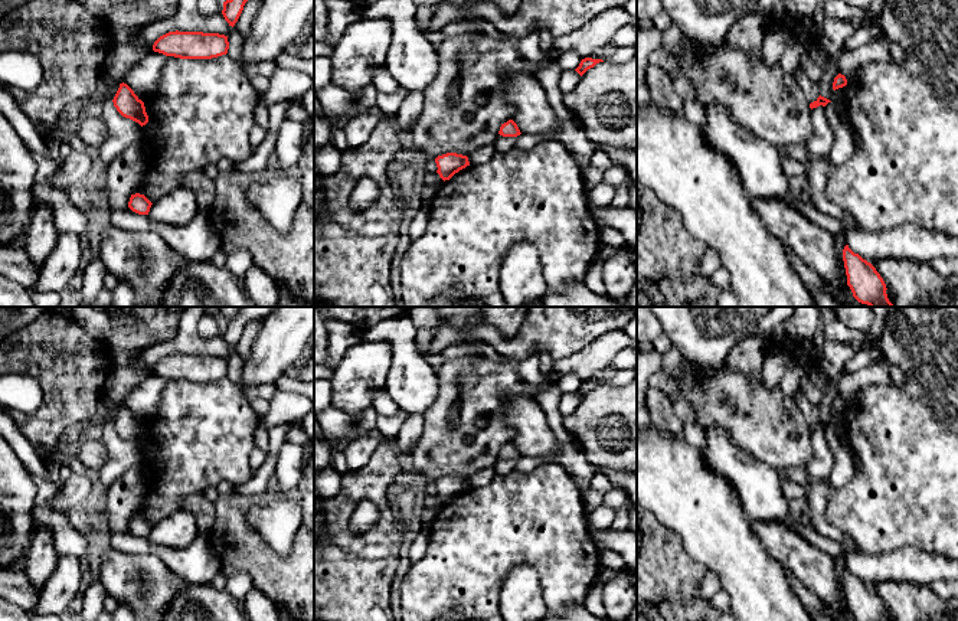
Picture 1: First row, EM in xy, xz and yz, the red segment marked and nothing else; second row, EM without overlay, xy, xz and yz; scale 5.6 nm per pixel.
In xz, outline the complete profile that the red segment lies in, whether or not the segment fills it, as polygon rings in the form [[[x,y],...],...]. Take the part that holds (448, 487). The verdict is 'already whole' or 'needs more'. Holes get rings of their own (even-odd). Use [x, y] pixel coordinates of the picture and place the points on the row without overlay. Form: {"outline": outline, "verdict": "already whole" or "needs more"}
{"outline": [[[447,475],[435,481],[437,496],[445,504],[449,503],[455,496],[470,488],[468,480],[457,475]]], "verdict": "already whole"}

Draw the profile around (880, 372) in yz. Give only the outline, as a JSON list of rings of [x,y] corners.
[[[879,359],[867,367],[841,376],[840,396],[847,399],[869,385],[902,385],[903,382],[905,372],[899,366]]]

